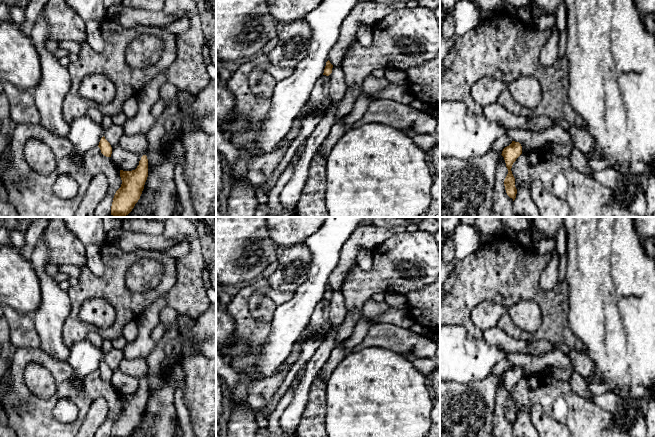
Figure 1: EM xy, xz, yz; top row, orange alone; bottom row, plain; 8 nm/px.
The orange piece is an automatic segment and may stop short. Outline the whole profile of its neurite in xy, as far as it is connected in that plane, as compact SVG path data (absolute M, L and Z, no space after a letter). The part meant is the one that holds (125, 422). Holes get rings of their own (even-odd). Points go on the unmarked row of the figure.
M147 380L141 381L135 394L120 394L120 401L122 408L114 419L111 437L130 437L140 423L148 401Z

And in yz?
M512 365L512 367L505 371L502 375L502 380L504 381L506 391L508 393L508 398L504 404L504 410L507 419L513 423L516 422L517 413L515 411L515 402L512 398L511 392L516 383L522 378L522 370L519 366Z

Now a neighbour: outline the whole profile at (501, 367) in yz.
M503 360L499 362L492 370L491 375L498 376L500 379L505 371L509 370L512 364L509 361Z

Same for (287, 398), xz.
M301 378L294 379L289 389L279 400L278 405L274 408L274 411L267 417L267 429L269 430L271 437L281 437L284 435L279 425L279 419L284 410L292 403L295 389L300 383L300 380Z

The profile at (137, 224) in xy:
M133 217L122 222L122 227L144 234L161 235L164 232L164 223L160 221L147 220L144 217Z

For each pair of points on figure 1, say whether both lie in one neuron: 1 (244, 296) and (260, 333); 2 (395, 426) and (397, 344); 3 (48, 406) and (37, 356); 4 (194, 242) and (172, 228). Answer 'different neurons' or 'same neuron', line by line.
1: same neuron
2: different neurons
3: same neuron
4: same neuron

